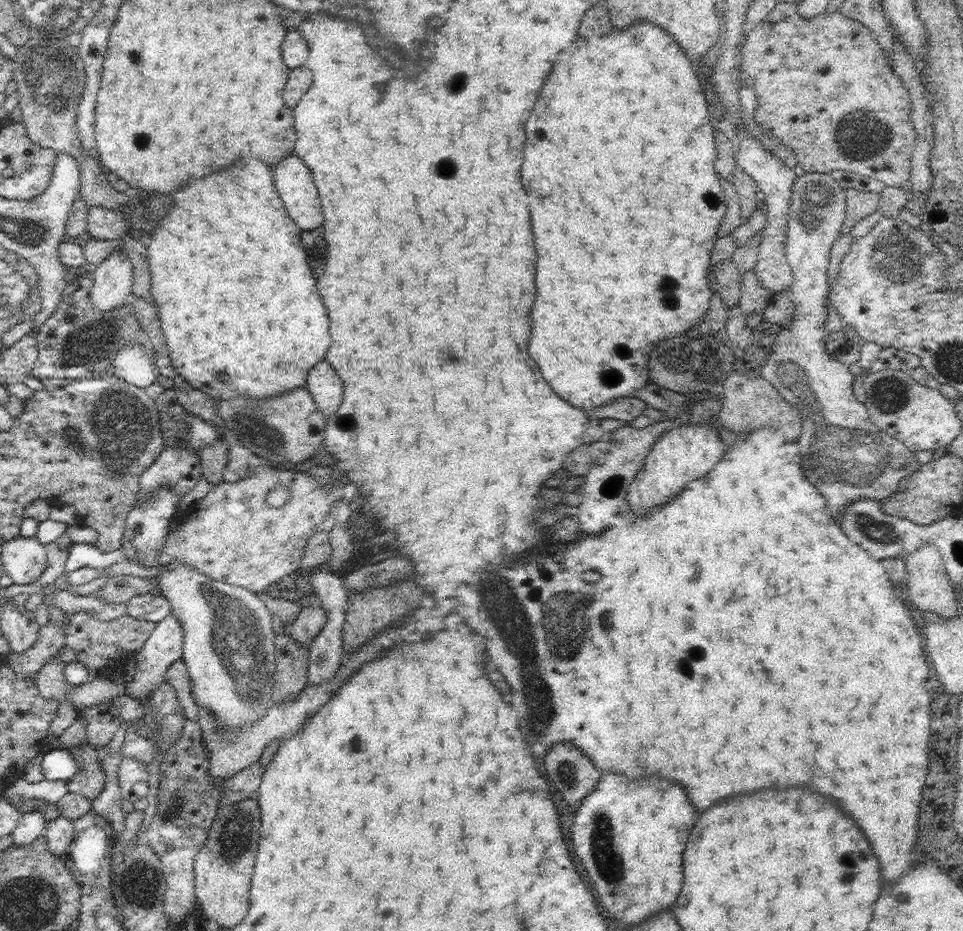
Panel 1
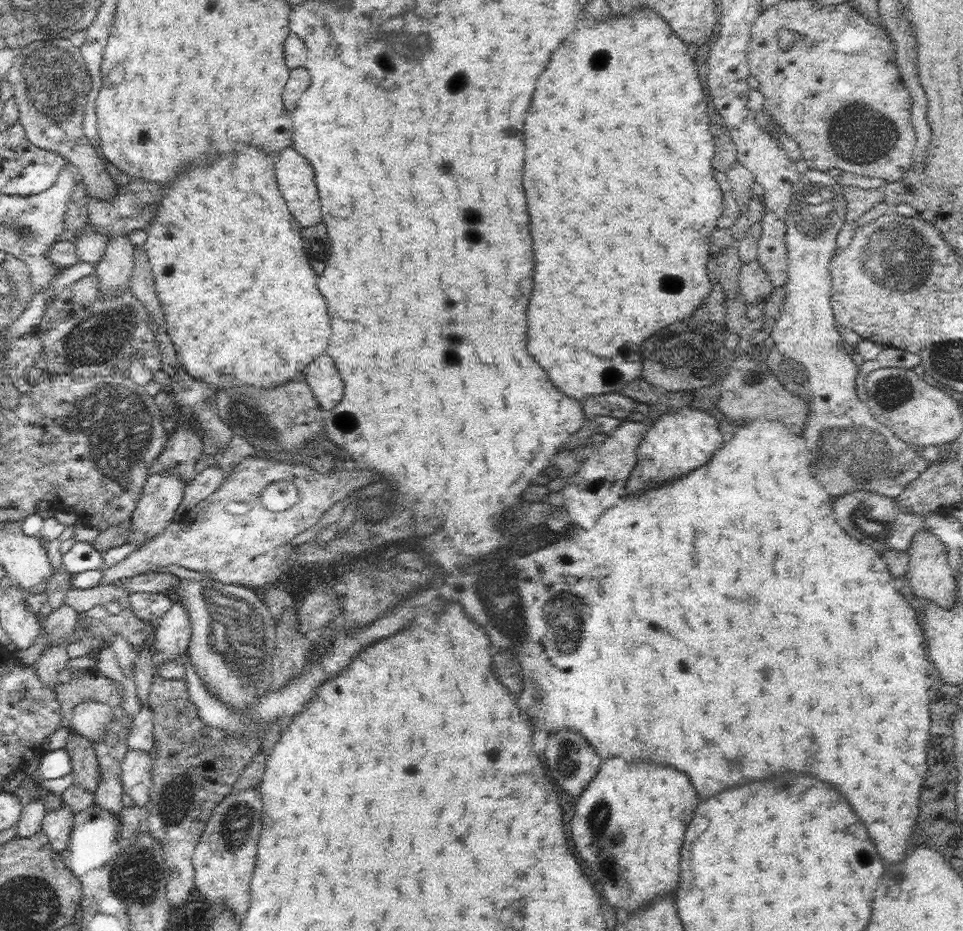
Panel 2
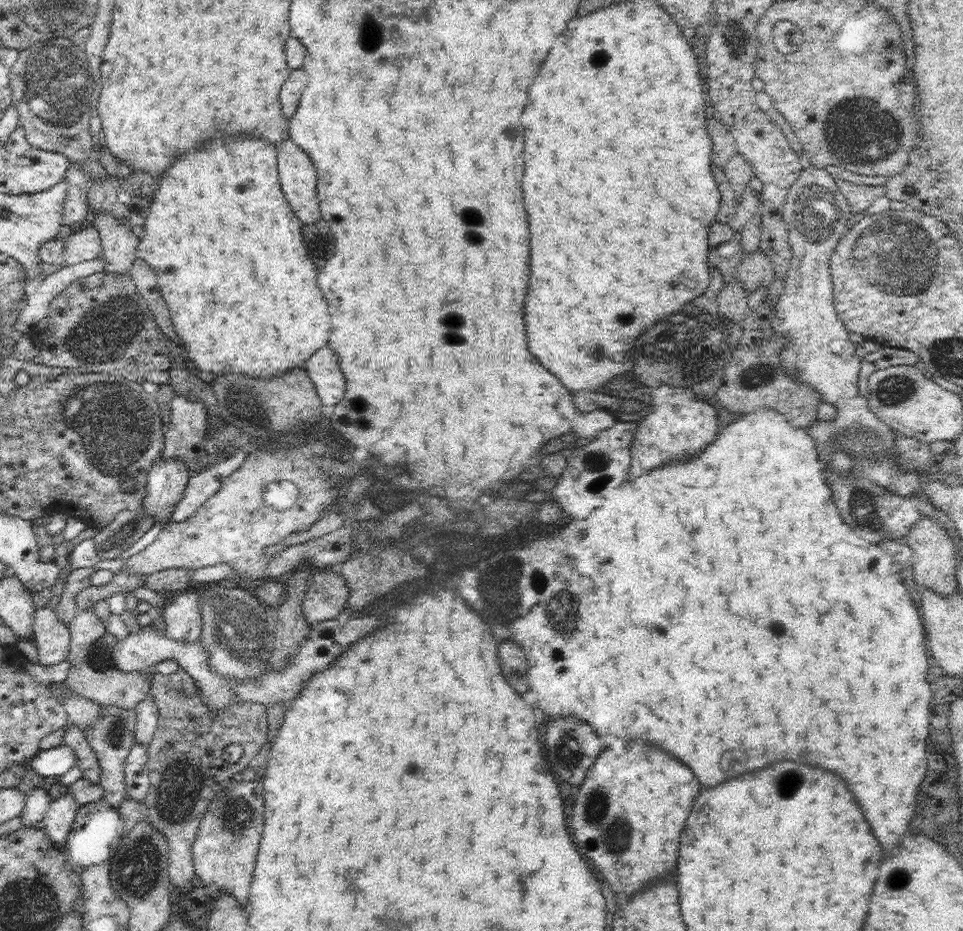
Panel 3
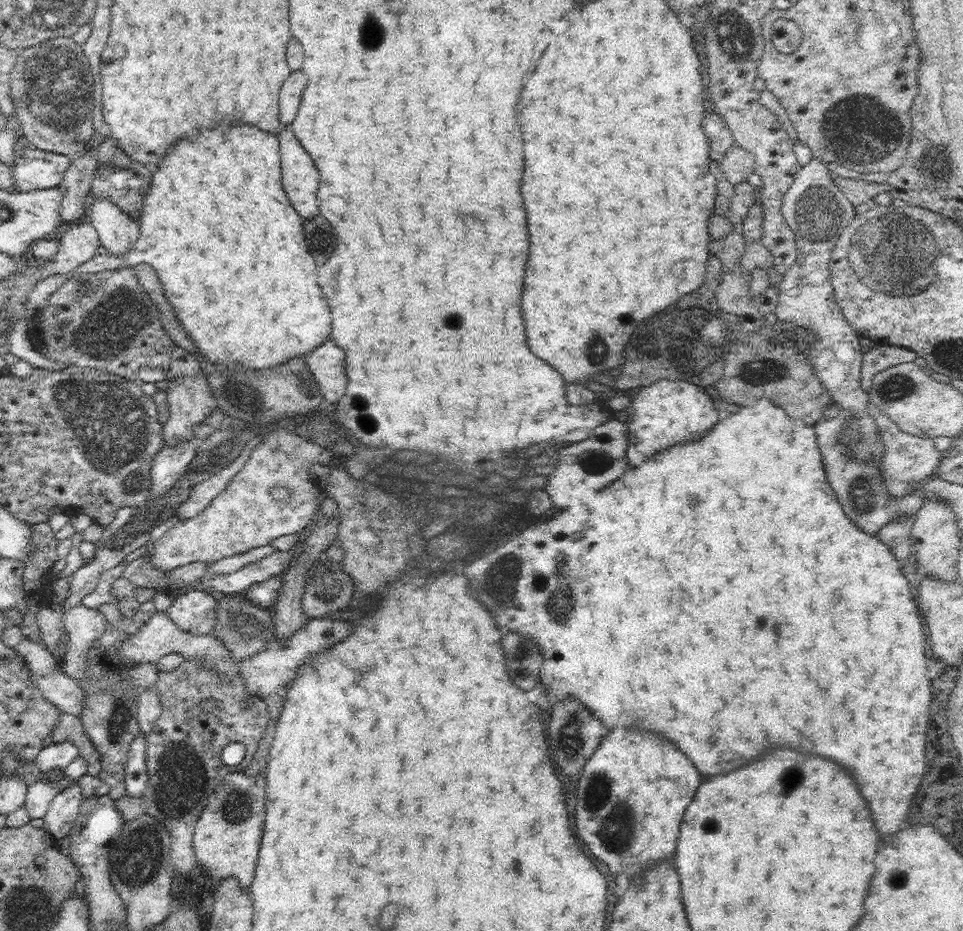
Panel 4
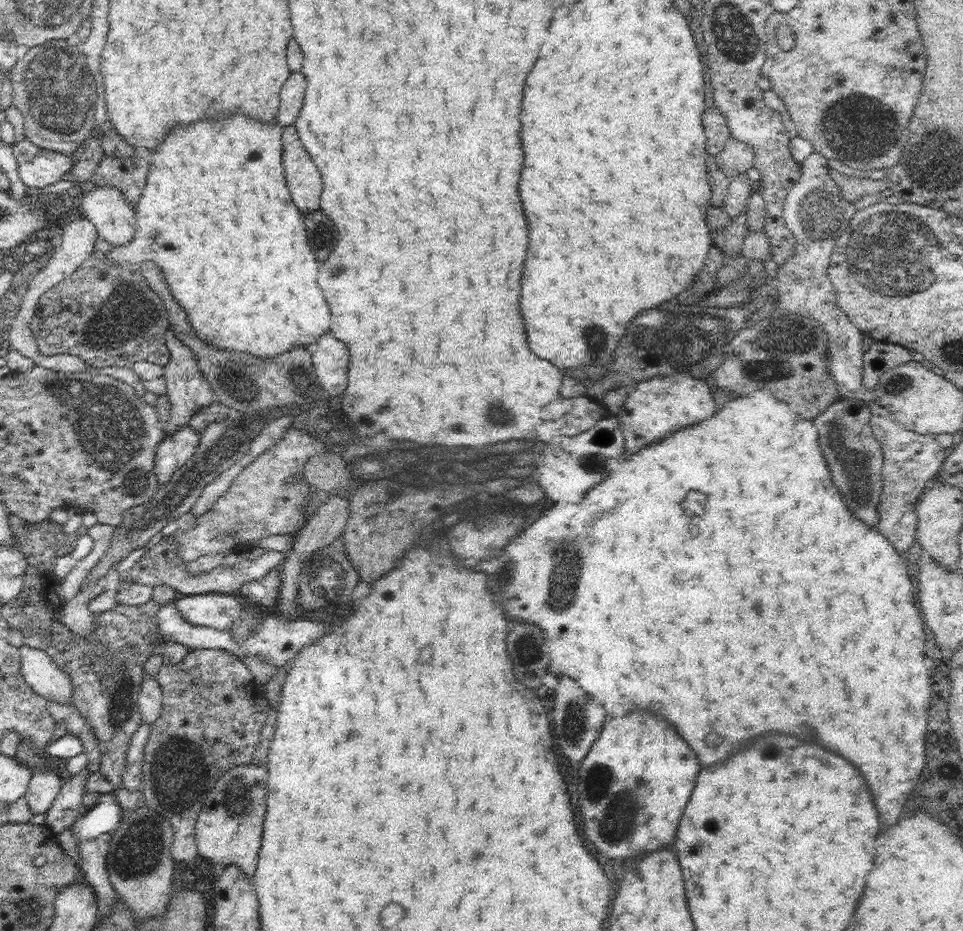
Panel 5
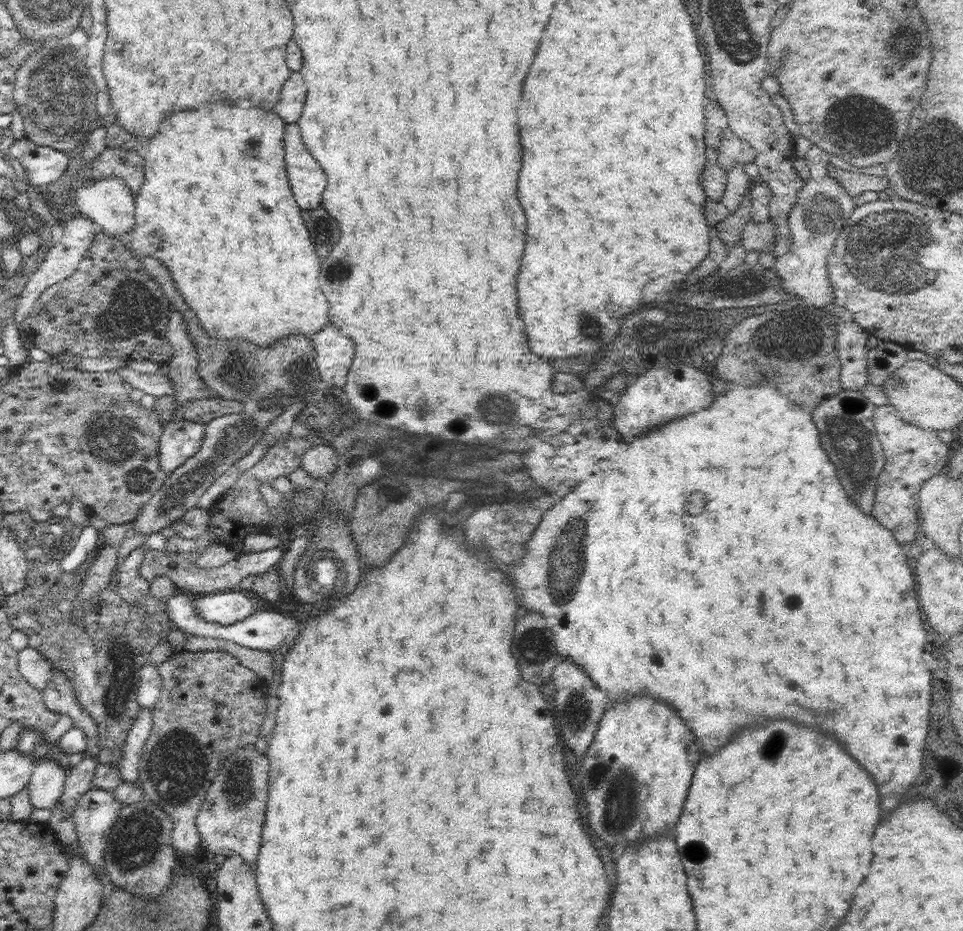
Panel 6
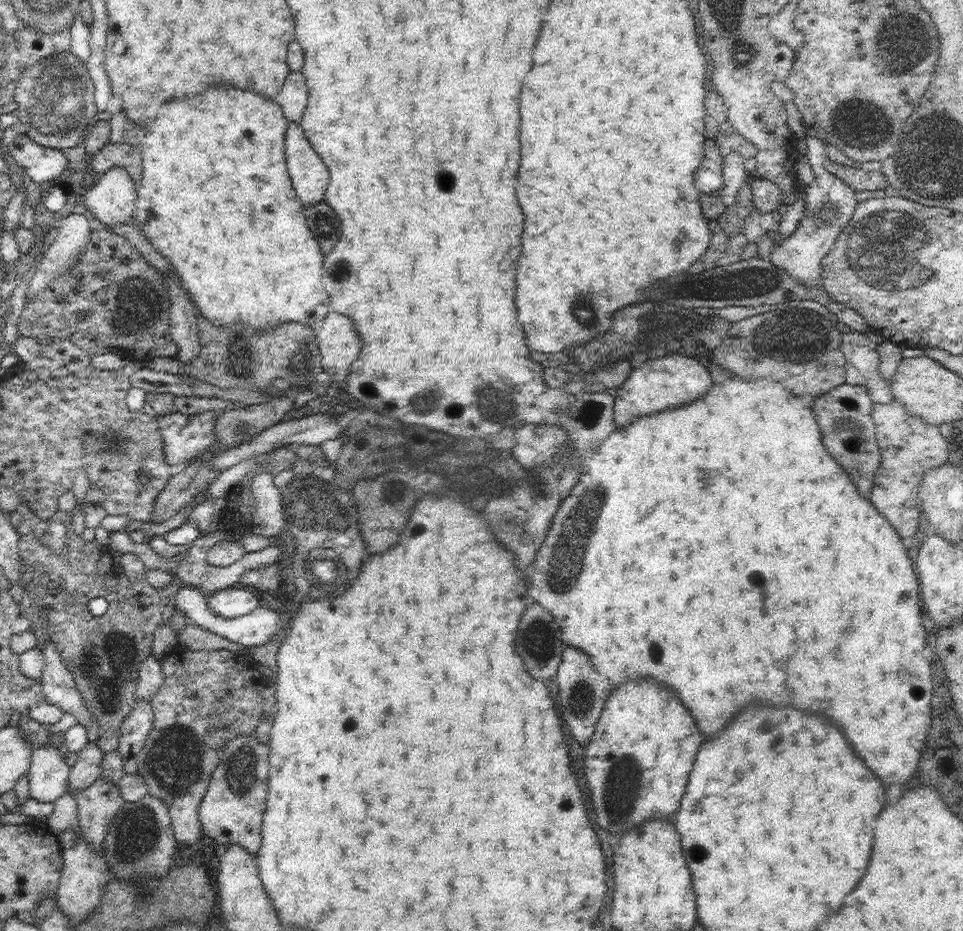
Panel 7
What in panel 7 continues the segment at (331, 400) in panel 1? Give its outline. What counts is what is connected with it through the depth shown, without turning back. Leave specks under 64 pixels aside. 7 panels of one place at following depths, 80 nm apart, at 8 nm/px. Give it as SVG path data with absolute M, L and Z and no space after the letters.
M331 310L324 322L314 324L313 332L319 342L321 367L332 381L346 381L353 363L360 354L361 342L352 320Z

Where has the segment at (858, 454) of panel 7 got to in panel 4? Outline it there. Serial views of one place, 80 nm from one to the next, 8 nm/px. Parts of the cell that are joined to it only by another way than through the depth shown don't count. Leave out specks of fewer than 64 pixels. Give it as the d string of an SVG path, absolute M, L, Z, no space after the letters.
M840 407L836 417L828 420L822 418L816 421L814 428L818 448L822 452L822 458L824 458L828 482L832 484L840 504L844 506L846 516L864 532L876 535L881 528L895 520L897 516L902 514L915 515L923 507L925 498L921 490L916 490L916 492L902 499L893 499L889 490L885 487L880 464L877 464L874 459L864 461L864 459L856 459L852 455L851 446L847 442L841 442L843 430L850 417L853 417L853 412L849 408Z

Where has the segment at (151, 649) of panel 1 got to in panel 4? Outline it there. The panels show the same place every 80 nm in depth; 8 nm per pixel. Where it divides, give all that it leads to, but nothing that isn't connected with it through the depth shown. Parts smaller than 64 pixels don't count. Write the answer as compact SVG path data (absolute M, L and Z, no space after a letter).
M200 589L184 590L176 592L167 613L180 630L202 636L213 629L218 607L219 600L213 597L213 593Z

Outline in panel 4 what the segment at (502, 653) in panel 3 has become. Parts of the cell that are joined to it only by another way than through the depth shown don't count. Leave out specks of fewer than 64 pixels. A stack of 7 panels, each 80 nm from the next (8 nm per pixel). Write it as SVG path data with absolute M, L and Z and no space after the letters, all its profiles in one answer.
M506 631L502 636L502 648L506 656L508 674L522 690L532 690L539 682L540 667L544 657L540 647L529 636Z

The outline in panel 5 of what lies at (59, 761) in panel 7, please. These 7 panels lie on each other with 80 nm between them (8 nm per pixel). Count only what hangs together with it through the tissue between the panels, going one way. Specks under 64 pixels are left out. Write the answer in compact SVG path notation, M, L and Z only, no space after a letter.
M50 768L34 771L25 793L26 801L33 815L47 812L60 793L63 781Z

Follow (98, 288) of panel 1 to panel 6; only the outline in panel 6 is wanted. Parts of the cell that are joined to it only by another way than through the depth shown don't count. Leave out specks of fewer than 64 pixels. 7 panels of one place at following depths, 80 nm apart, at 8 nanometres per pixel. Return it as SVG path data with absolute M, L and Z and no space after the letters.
M110 177L94 182L92 186L77 185L73 193L72 206L88 219L103 228L103 235L119 239L120 235L134 231L135 228L135 197L120 177Z

